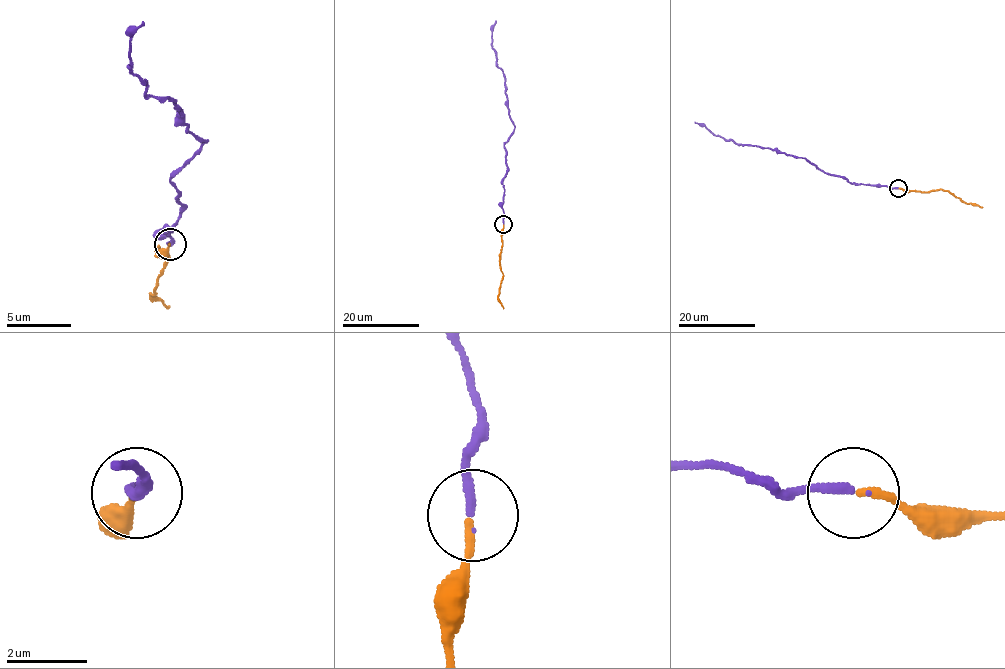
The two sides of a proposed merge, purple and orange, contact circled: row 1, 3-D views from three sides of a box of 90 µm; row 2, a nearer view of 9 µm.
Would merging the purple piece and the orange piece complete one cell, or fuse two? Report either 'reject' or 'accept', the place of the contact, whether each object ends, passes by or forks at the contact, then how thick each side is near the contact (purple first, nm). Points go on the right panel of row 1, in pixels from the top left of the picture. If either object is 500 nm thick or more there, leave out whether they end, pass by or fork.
accept | (898, 188) | purple ends | orange ends | 200/200 nm

